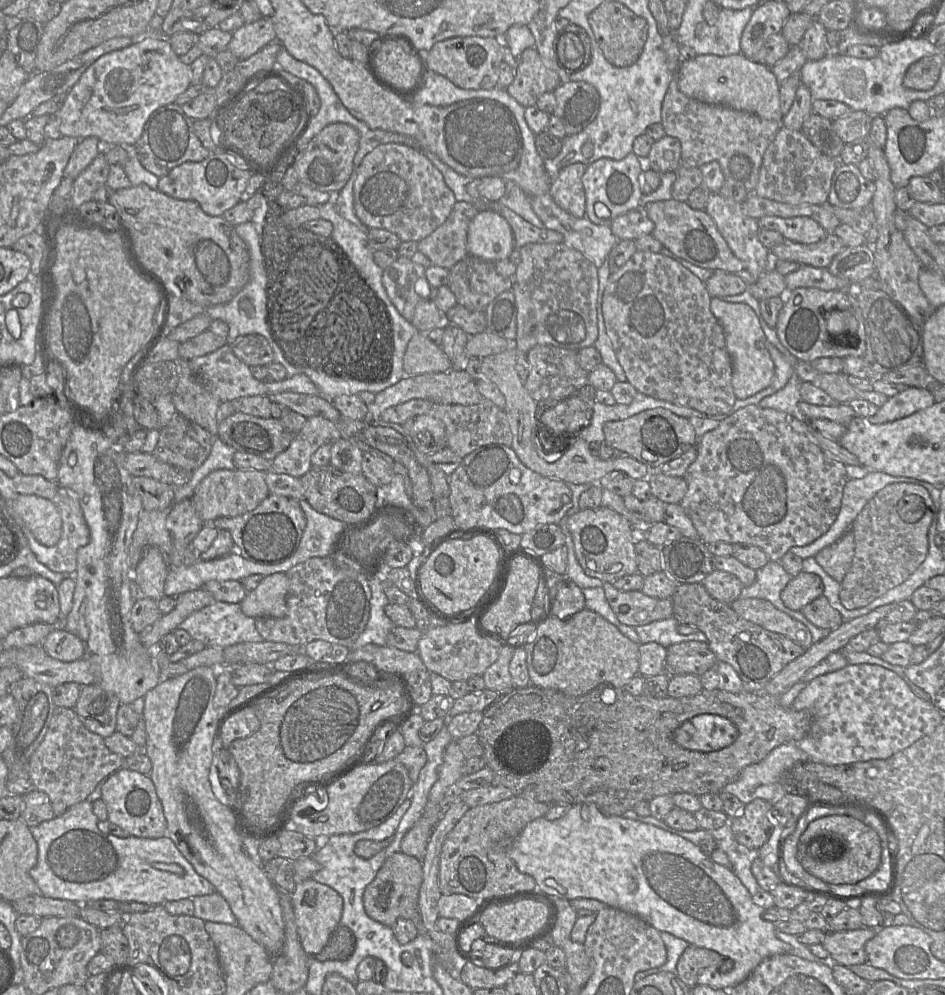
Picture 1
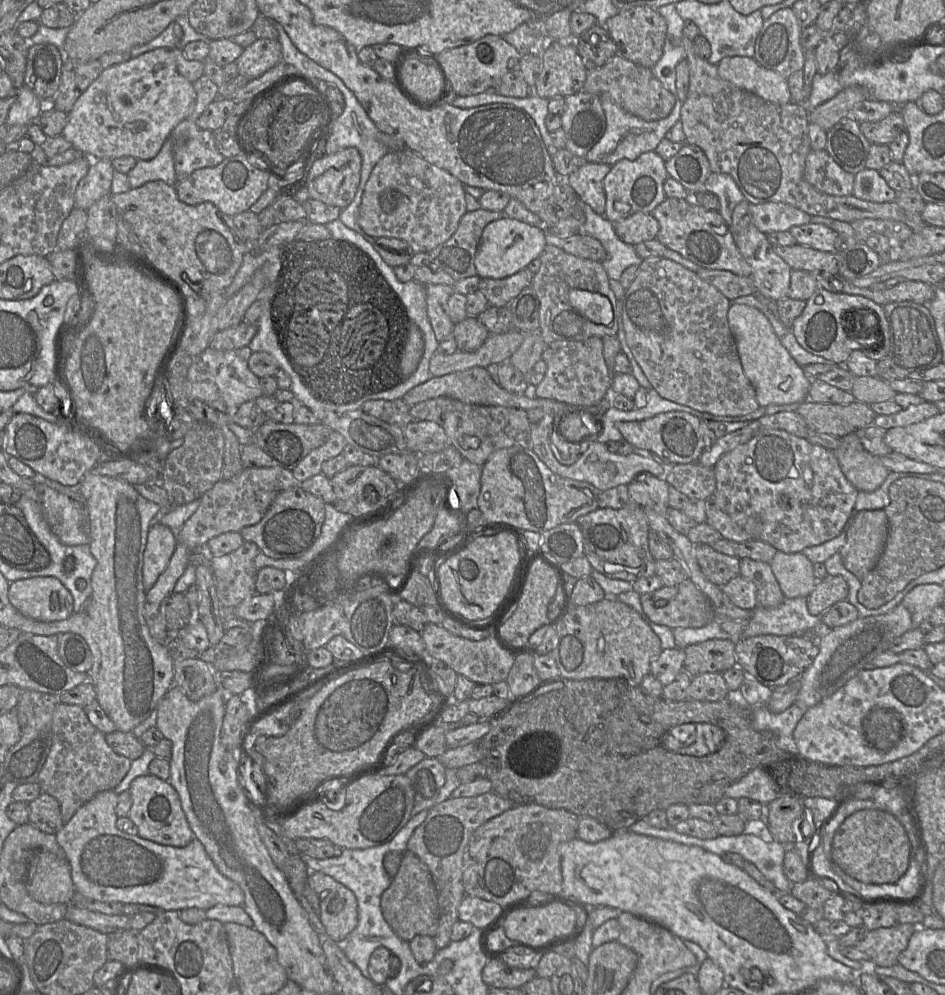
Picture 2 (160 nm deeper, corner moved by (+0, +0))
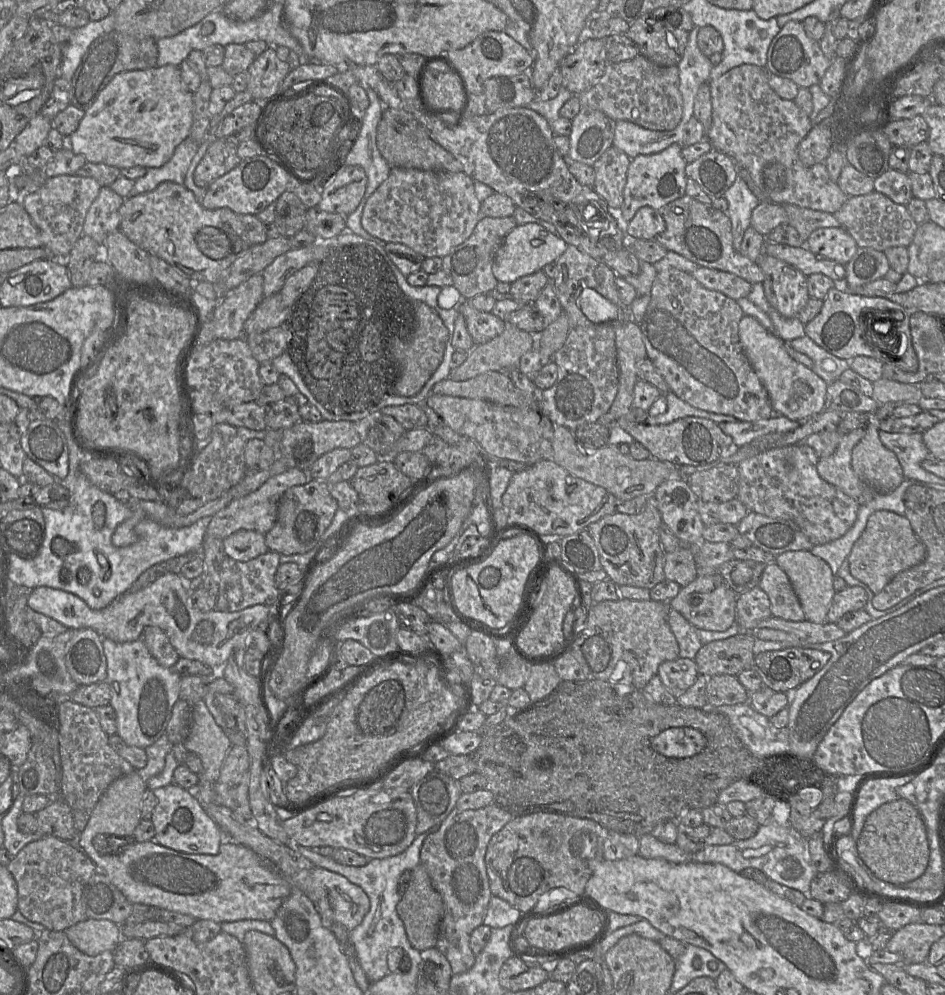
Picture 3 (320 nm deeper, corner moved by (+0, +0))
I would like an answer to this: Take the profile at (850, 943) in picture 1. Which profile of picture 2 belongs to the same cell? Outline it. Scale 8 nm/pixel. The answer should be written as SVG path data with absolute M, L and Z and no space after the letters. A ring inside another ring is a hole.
M896 924L871 930L854 947L866 953L874 966L893 966L897 964L898 956L906 949L910 937L918 928L912 924Z

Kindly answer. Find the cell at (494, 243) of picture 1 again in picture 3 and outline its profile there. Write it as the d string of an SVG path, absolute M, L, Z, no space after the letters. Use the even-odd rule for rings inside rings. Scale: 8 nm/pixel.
M534 223L517 225L504 239L496 253L492 271L502 283L513 283L519 278L540 271L544 266L555 263L567 249L566 243L554 236L542 226Z

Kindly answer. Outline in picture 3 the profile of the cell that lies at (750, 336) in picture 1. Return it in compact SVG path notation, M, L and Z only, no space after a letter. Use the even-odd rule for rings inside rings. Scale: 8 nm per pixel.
M747 315L739 322L739 336L743 351L766 388L774 411L800 422L826 409L828 385L812 369L791 358L779 336L771 334L755 318Z

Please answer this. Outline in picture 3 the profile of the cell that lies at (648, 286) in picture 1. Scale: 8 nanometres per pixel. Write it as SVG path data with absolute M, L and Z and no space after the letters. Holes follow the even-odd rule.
M668 269L657 273L644 312L638 309L635 321L643 334L647 358L667 382L670 391L695 408L731 415L741 422L773 417L768 392L743 351L739 322L744 313L737 301L706 289L690 273Z

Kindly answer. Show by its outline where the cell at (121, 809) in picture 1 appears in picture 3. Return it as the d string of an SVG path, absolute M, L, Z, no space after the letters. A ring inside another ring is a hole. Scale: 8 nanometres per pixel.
M170 784L154 789L153 793L157 804L150 819L155 828L152 842L187 854L215 855L219 852L224 834L193 792Z

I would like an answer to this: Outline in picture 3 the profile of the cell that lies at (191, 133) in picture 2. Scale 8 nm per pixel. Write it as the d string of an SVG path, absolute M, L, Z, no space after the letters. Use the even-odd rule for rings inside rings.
M224 139L213 140L196 167L193 180L198 187L207 189L214 180L231 171L240 162L235 146L226 143Z

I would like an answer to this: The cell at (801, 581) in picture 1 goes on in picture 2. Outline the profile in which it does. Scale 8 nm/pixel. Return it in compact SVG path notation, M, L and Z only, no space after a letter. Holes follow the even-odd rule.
M826 576L818 581L807 597L807 607L811 615L820 616L839 601L846 601L849 593L847 582L841 576Z

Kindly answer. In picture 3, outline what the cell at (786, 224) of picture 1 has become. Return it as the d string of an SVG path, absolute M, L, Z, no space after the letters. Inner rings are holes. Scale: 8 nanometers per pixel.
M842 227L816 229L804 246L815 255L842 264L847 264L858 248L853 237Z

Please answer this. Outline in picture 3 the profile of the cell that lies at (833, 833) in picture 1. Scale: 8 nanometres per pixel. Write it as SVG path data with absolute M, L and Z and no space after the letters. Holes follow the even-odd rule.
M905 799L881 805L865 819L856 841L859 857L880 880L906 884L918 879L929 862L929 841L924 821L916 807Z

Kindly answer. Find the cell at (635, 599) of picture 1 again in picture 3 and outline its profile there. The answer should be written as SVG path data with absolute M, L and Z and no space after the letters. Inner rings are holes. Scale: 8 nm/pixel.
M718 574L699 575L684 586L668 605L684 616L693 626L708 631L726 631L737 623L738 594Z

